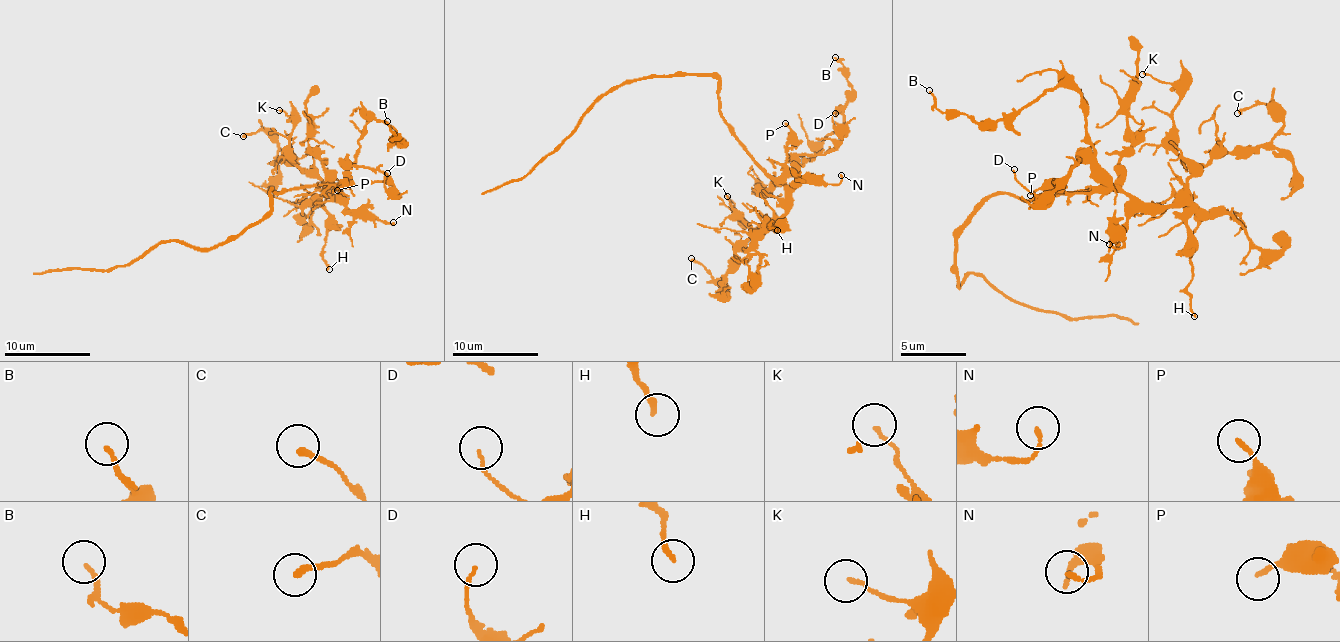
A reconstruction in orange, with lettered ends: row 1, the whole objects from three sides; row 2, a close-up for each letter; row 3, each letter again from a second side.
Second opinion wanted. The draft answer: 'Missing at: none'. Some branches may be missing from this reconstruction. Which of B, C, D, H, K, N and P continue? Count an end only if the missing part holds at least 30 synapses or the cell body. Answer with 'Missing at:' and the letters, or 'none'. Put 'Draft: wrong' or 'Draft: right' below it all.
Missing at: none
Draft: right

